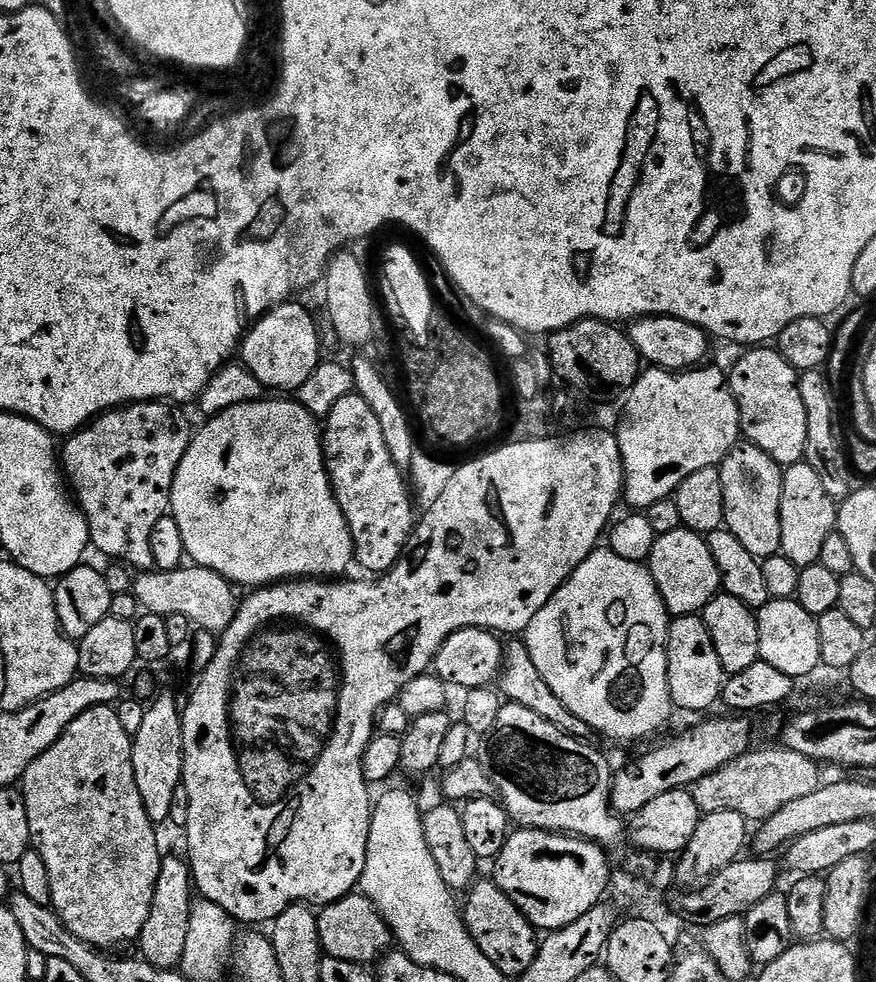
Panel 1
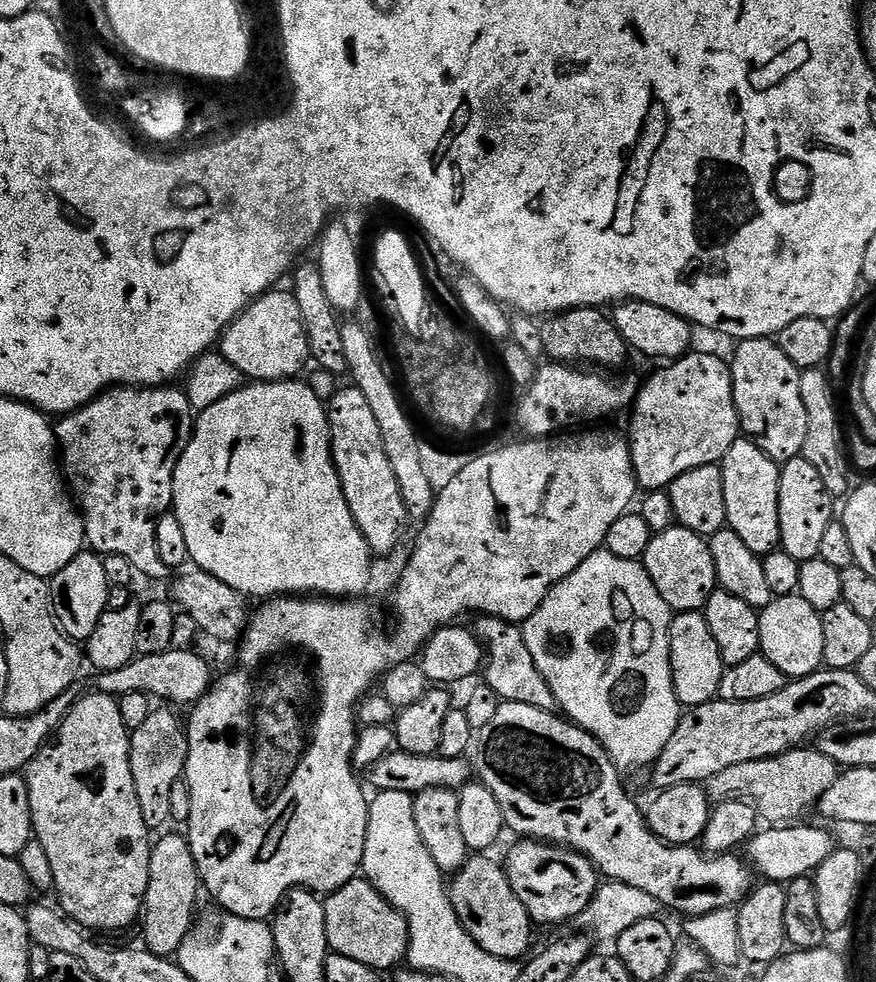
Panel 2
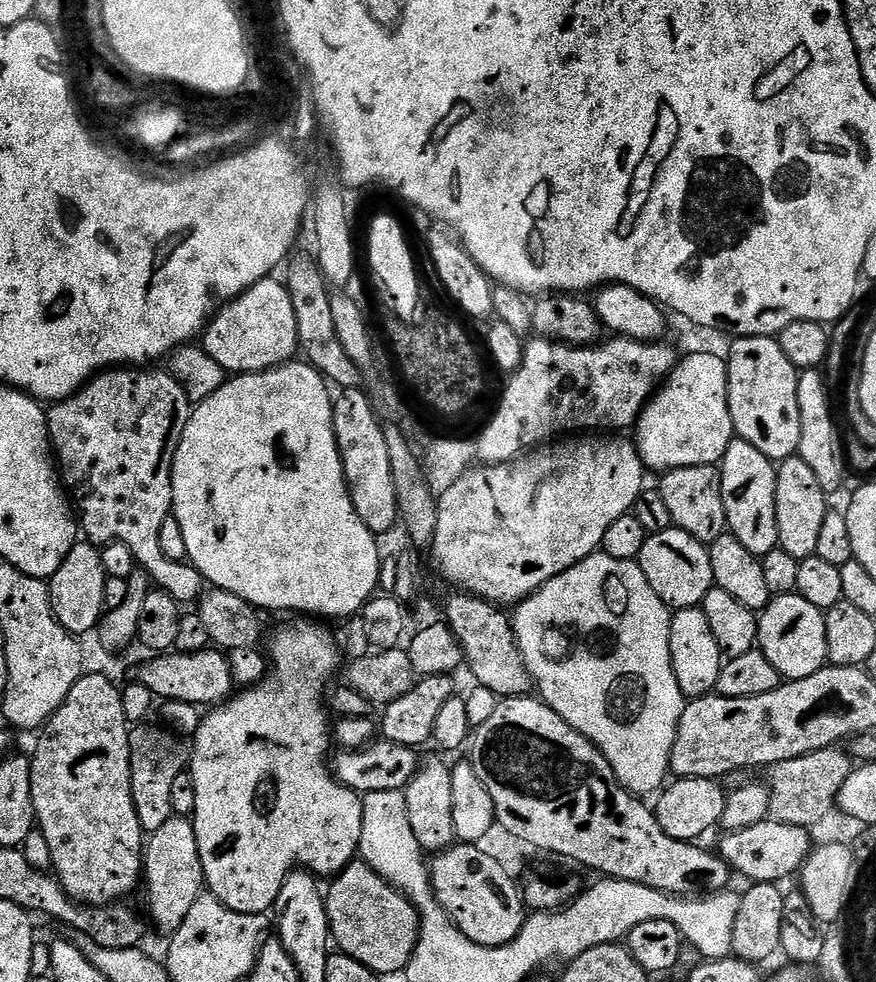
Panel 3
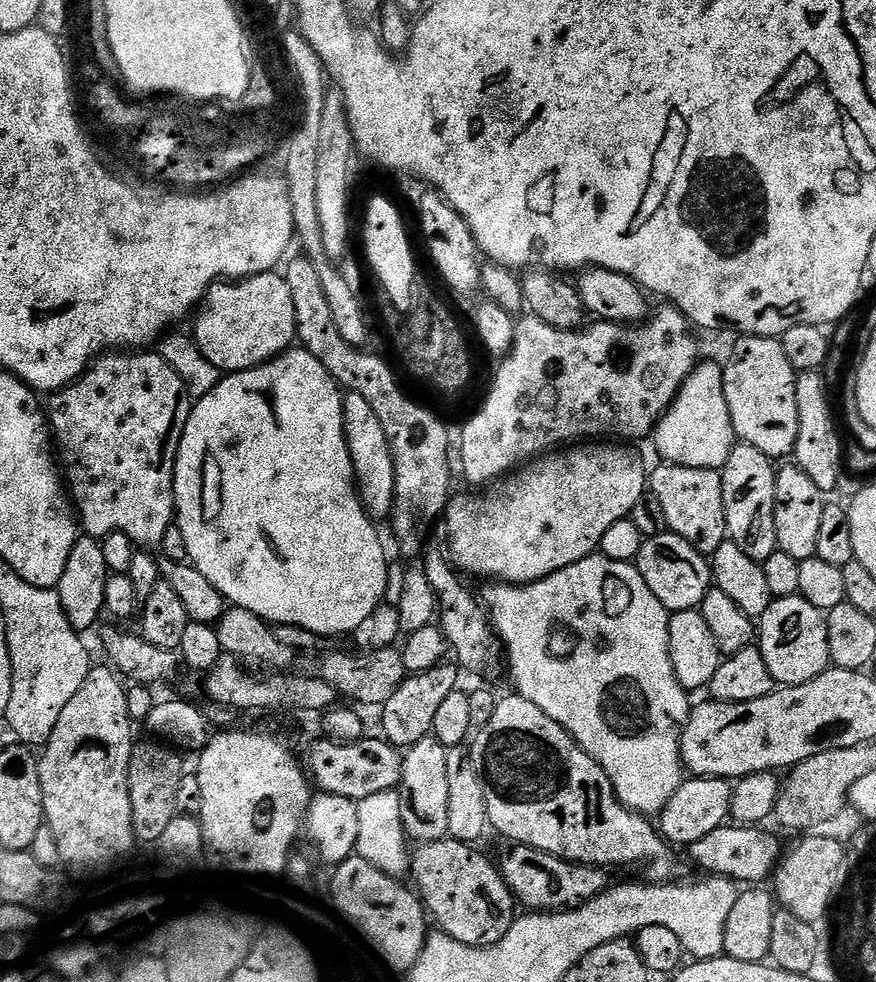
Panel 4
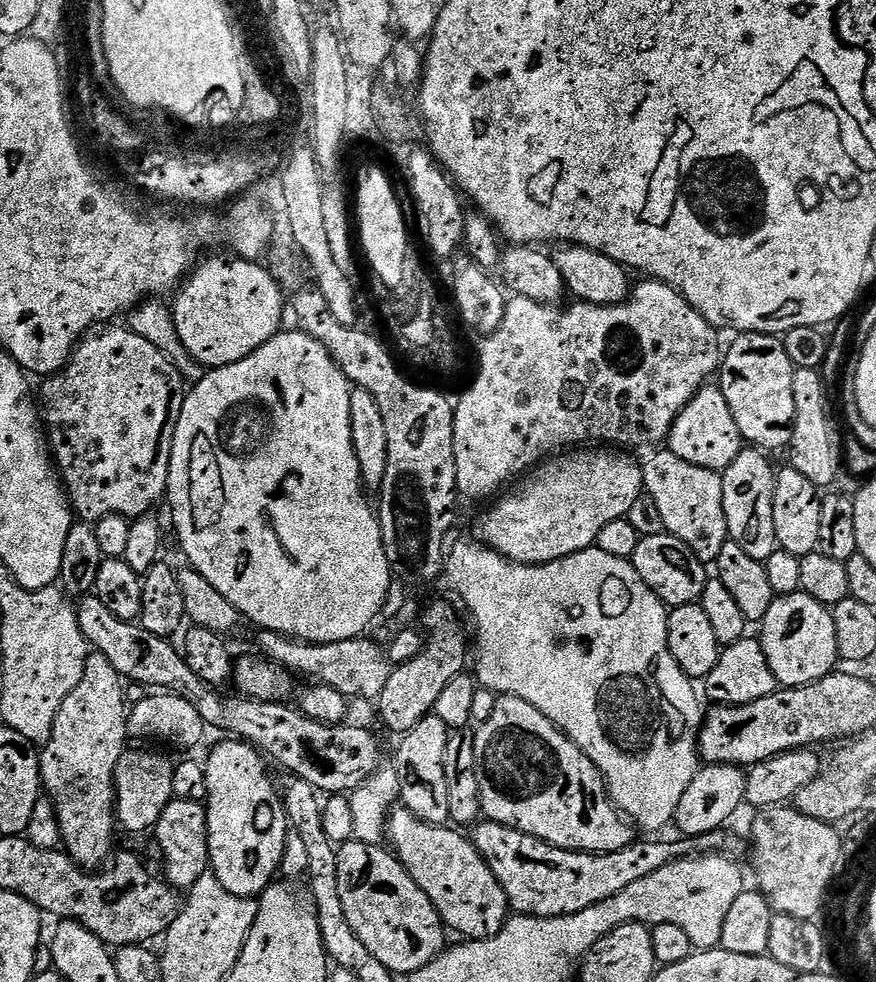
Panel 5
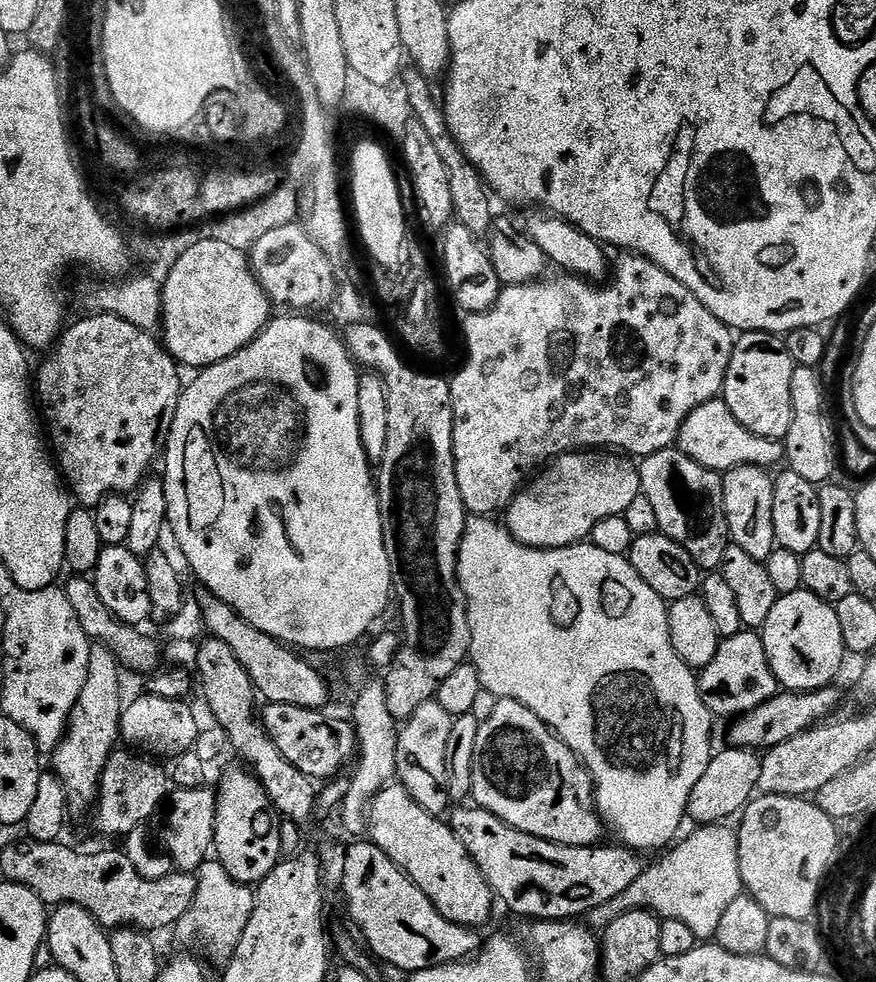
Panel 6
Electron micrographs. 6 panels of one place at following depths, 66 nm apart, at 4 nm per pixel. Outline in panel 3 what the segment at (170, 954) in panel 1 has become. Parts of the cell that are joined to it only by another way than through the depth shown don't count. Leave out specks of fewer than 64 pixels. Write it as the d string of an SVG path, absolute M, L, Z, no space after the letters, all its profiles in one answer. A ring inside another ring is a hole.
M173 814L157 832L147 837L144 846L143 875L148 880L148 912L152 920L165 934L171 934L186 922L186 916L194 902L205 891L202 858L198 854L198 842L191 819Z

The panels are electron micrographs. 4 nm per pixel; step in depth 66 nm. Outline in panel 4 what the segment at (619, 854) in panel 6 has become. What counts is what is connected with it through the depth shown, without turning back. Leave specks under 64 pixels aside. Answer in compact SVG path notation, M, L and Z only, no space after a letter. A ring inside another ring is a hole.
M725 824L712 830L705 838L687 845L686 852L710 874L727 876L737 882L764 882L775 873L782 858L780 842L772 834L755 825ZM527 846L513 847L513 852L502 863L504 879L517 901L533 911L560 910L591 900L609 885L603 867L577 863Z

